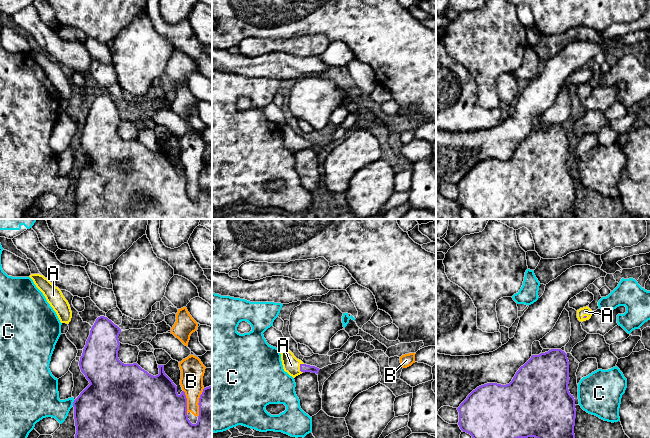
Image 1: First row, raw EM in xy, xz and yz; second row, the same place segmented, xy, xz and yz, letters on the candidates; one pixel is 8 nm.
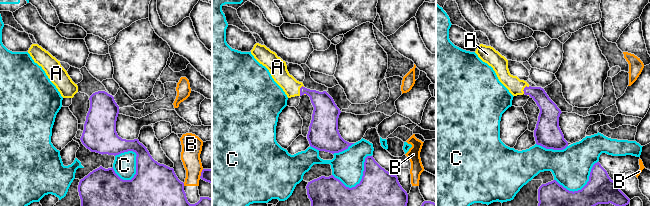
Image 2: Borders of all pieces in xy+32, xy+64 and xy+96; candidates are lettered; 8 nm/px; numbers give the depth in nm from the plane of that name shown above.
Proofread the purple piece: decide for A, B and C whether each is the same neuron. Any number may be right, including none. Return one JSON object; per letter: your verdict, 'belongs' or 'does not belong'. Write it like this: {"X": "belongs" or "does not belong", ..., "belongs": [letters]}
{"A": "belongs", "B": "does not belong", "C": "does not belong", "belongs": ["A"]}

